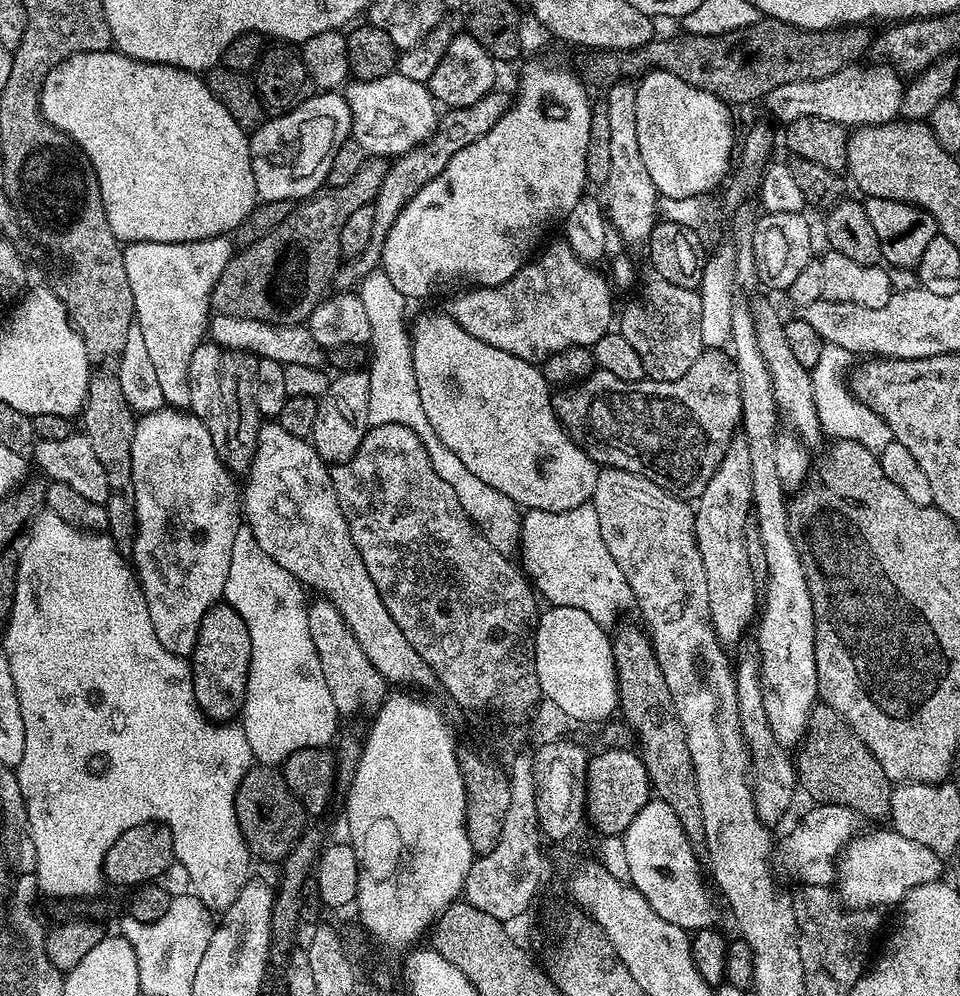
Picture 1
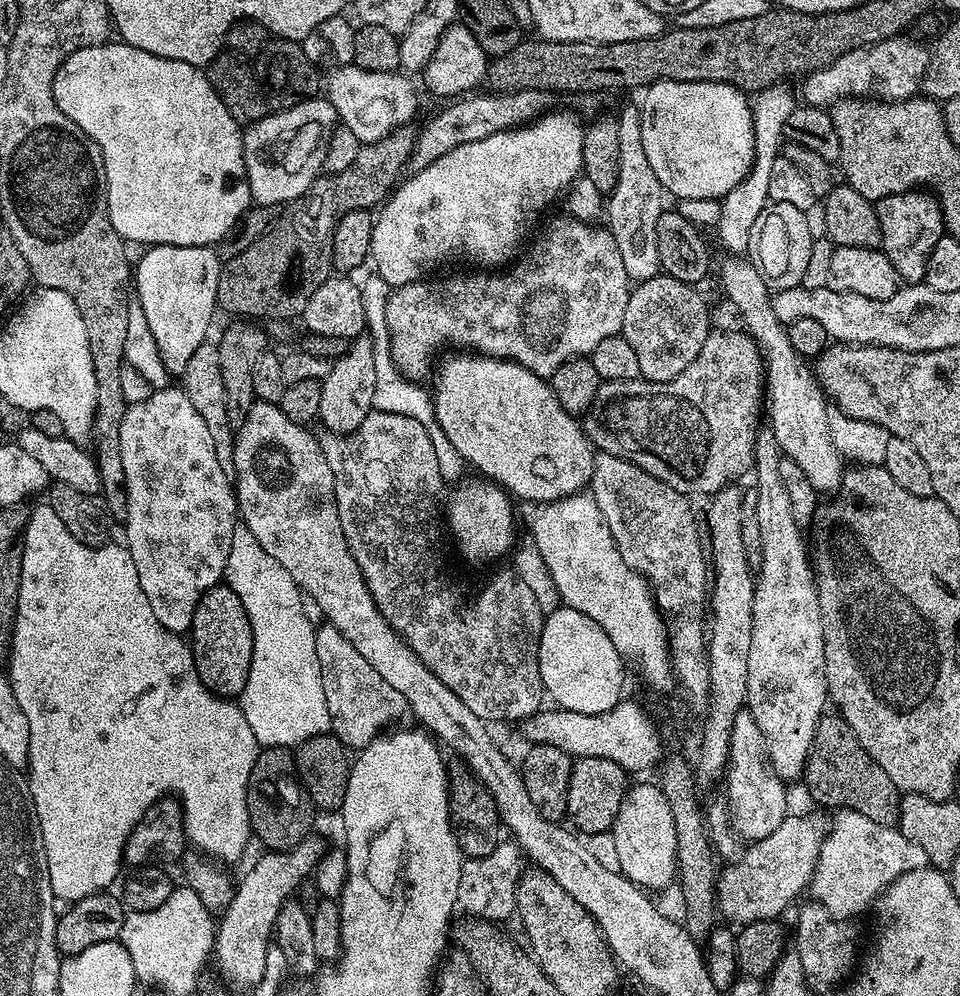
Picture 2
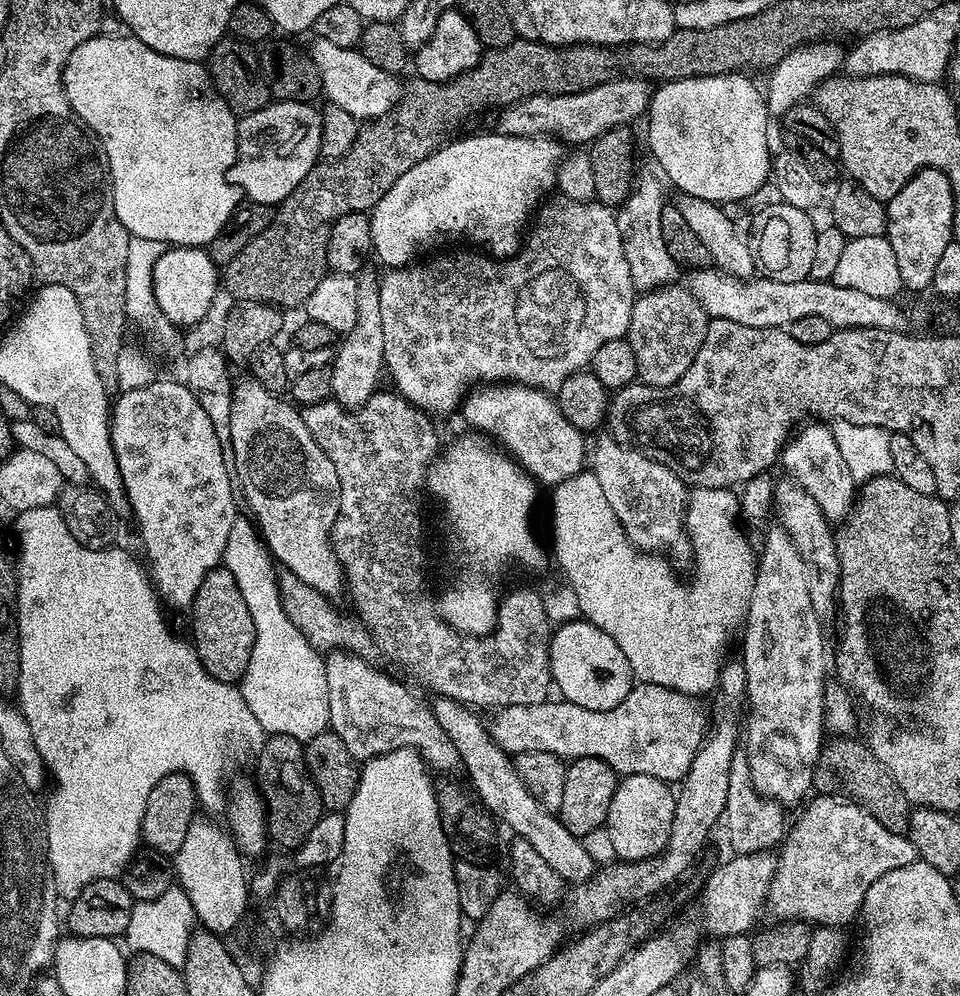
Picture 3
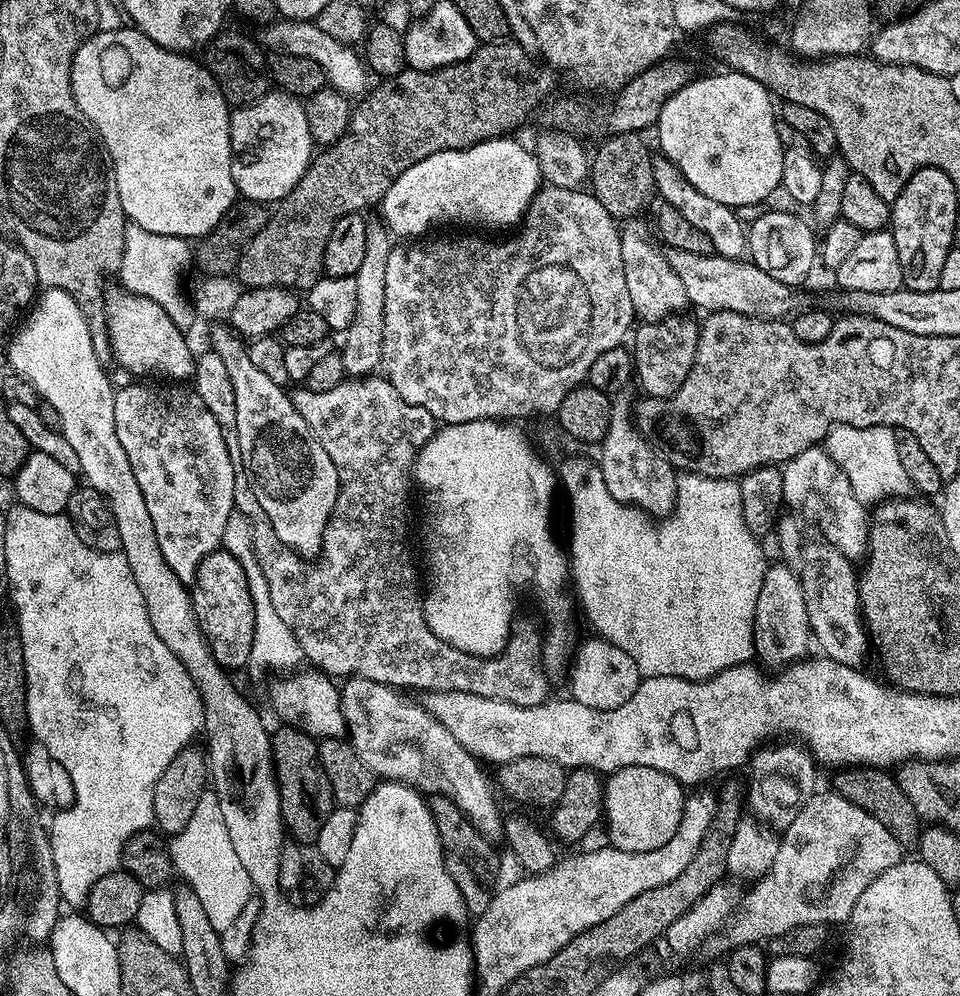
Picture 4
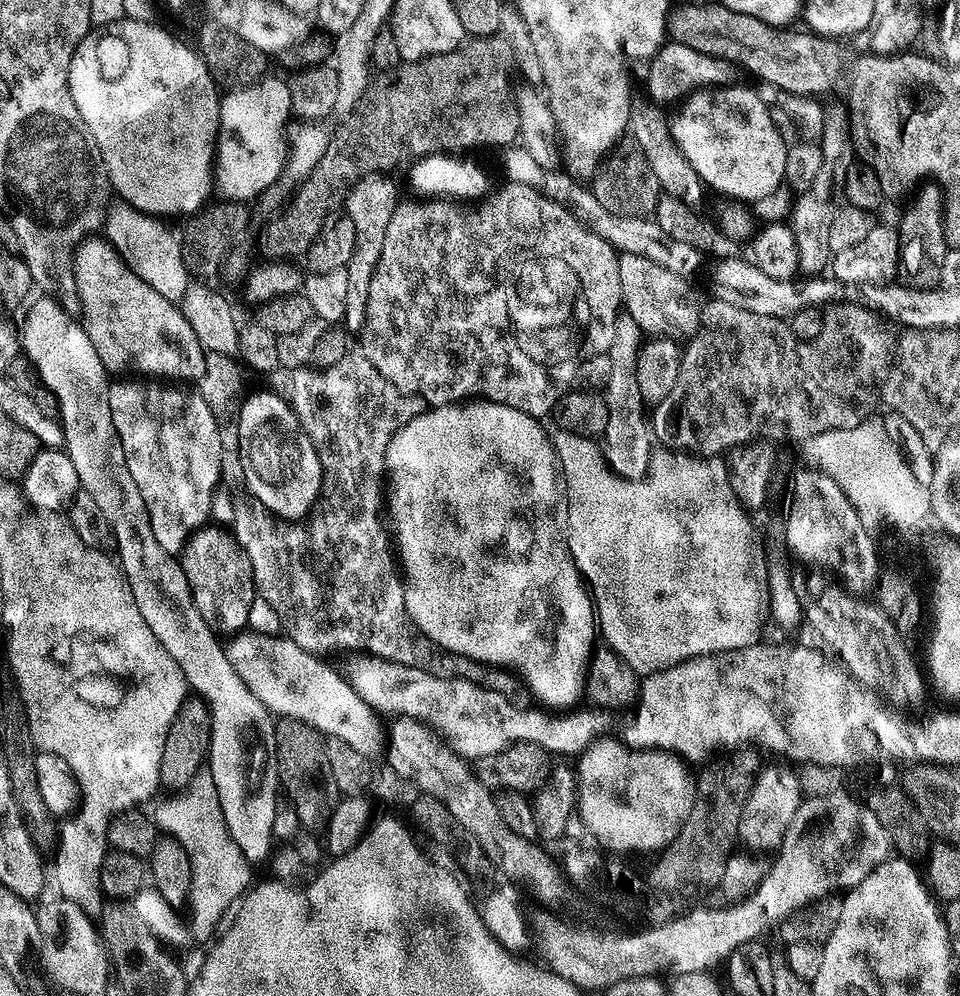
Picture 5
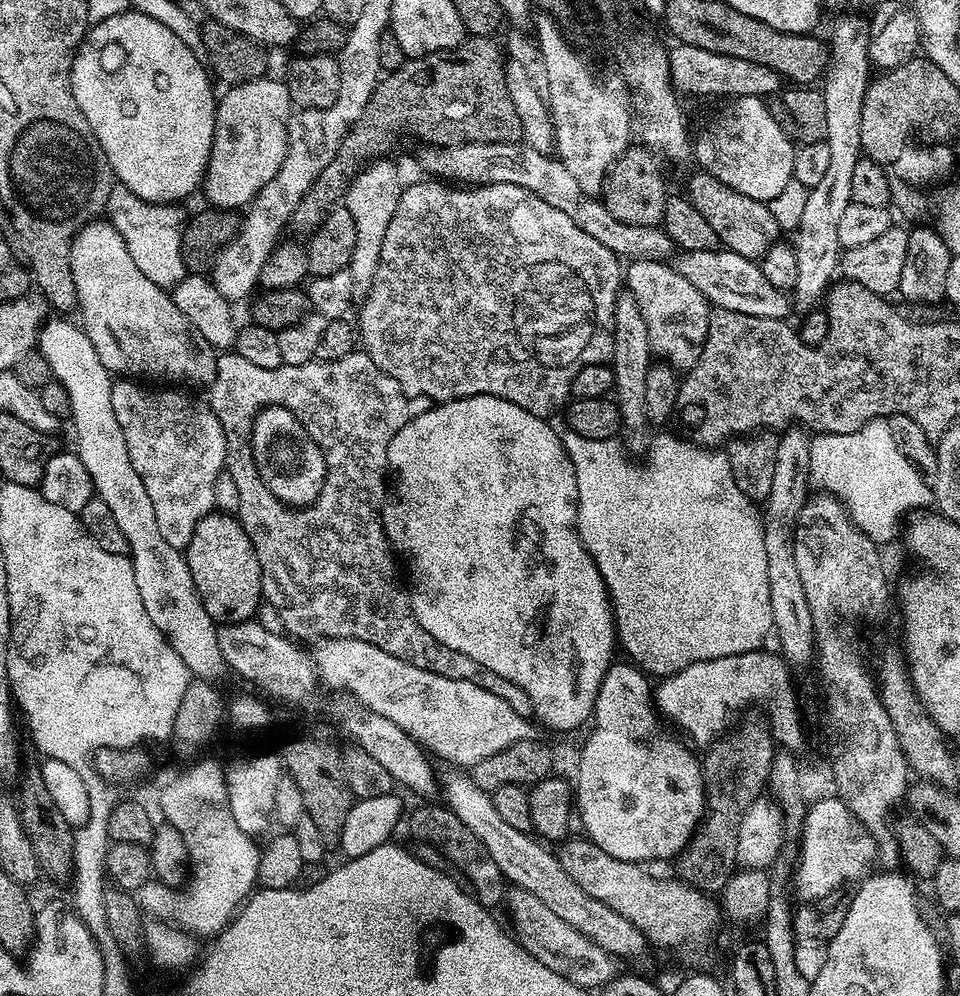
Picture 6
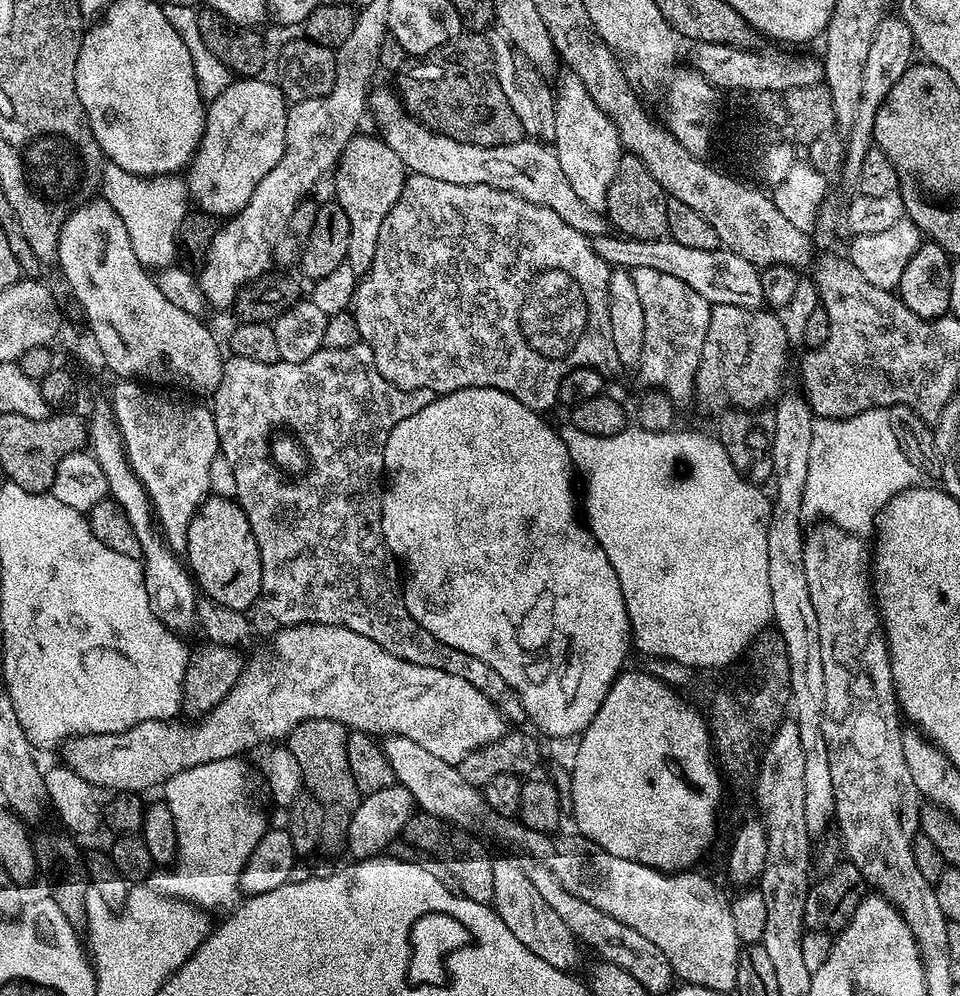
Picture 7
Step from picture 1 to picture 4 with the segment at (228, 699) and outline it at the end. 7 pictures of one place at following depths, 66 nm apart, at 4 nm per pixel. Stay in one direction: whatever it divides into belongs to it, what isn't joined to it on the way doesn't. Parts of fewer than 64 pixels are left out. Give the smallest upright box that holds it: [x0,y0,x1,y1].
[190,550,254,670]

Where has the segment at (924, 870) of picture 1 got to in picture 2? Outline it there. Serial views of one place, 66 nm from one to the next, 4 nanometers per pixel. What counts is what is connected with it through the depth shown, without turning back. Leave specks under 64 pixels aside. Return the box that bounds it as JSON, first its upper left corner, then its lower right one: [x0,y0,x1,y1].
[810,808,929,918]

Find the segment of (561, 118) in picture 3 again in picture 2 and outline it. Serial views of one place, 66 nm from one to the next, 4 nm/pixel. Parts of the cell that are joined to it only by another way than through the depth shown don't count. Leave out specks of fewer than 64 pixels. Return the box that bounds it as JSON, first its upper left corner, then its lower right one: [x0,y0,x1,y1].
[410,88,549,169]

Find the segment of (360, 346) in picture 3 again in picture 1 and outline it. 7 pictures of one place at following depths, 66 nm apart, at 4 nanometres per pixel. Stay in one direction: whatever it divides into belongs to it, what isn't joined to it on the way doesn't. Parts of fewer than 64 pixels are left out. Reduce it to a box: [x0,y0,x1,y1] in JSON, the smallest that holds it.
[310,371,370,466]

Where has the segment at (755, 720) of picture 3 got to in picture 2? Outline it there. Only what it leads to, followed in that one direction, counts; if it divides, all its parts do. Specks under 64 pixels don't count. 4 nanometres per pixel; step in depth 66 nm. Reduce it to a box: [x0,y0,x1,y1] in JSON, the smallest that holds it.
[746,427,829,782]

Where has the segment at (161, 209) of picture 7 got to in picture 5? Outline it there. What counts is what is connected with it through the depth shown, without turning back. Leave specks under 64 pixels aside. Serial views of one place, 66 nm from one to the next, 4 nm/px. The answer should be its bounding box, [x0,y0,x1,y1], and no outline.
[104,200,190,302]

